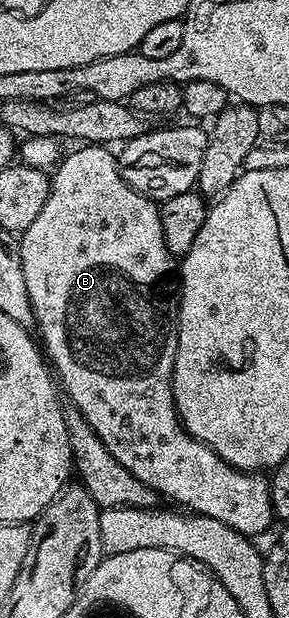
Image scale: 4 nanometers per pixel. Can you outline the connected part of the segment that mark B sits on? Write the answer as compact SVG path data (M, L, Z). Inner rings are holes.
M83 144L78 148L80 150L73 151L68 158L66 155L54 167L49 200L45 200L45 208L41 208L37 220L33 220L33 224L29 224L29 228L22 231L17 242L21 264L25 272L25 288L29 292L29 300L35 313L35 326L37 331L39 330L38 337L41 339L42 349L45 351L62 389L63 386L67 389L67 394L71 397L68 398L70 405L75 406L83 413L85 420L89 420L93 432L97 432L97 436L105 444L105 448L109 448L111 455L121 464L125 464L125 468L129 468L129 472L133 472L133 476L137 476L137 480L141 480L149 488L153 488L156 494L164 499L172 498L175 501L172 503L178 504L188 511L204 514L213 520L221 520L221 524L229 524L229 528L248 536L263 534L270 528L271 522L273 523L270 481L262 473L237 470L230 466L213 448L209 448L204 442L194 438L179 422L175 411L173 392L171 391L171 369L177 348L177 332L175 331L177 322L173 317L172 295L171 298L167 295L167 286L163 283L163 277L171 270L173 256L167 251L165 236L161 232L161 216L158 205L152 199L137 193L123 179L116 155L110 154L107 151L110 149L106 145Z

